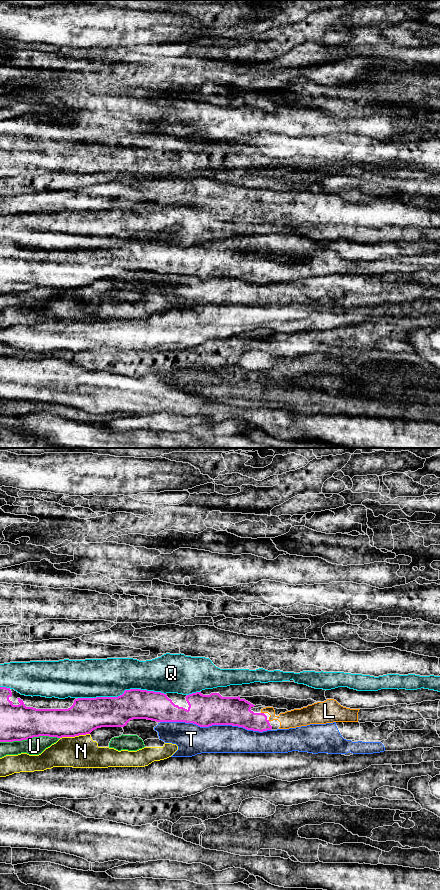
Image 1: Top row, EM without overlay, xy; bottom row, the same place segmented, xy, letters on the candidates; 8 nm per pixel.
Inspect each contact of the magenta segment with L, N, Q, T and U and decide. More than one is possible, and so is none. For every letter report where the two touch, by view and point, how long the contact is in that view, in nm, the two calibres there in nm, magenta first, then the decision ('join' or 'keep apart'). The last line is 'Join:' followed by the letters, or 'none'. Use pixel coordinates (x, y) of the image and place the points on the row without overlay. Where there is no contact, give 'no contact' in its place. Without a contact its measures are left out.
L: contact xy (262, 265); length 30 nm; calibres 220 and 140 nm; join
N: contact xy (74, 288); length 240 nm; calibres 280 and 260 nm; keep apart
Q: contact xy (122, 246); length 700 nm; calibres 240 and 320 nm; keep apart
T: contact xy (215, 276); length 900 nm; calibres 260 and 260 nm; keep apart
U: contact xy (29, 290); length 480 nm; calibres 280 and 140 nm; keep apart
Join: L

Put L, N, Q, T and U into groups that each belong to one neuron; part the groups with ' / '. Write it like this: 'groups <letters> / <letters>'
groups L / N / Q / T U

